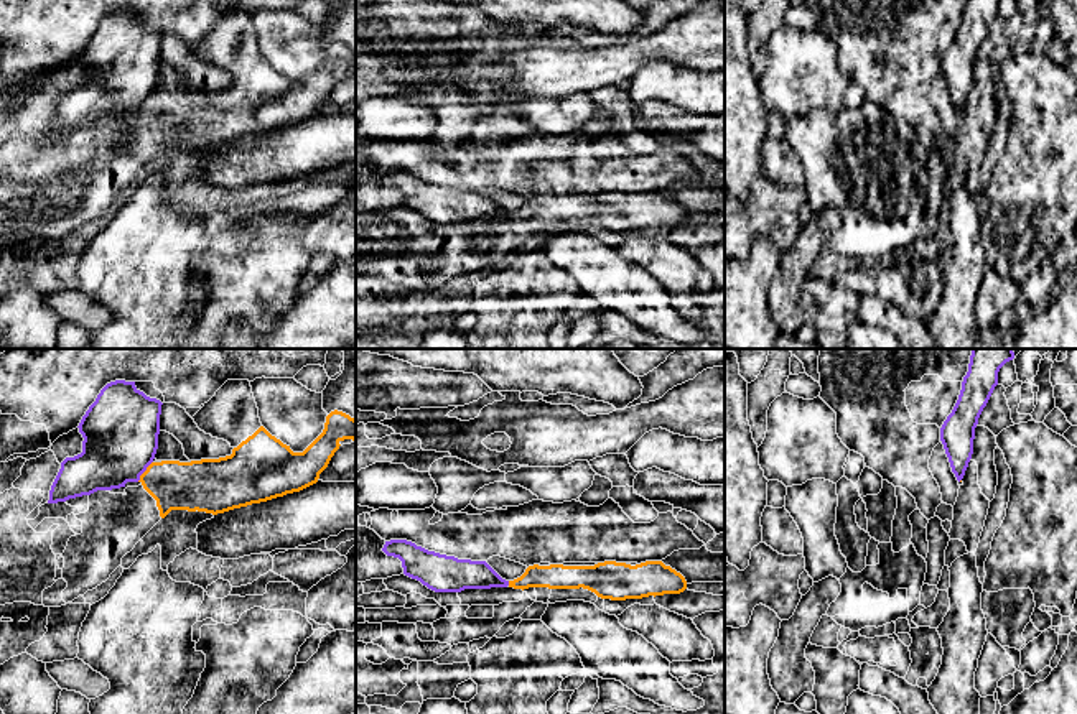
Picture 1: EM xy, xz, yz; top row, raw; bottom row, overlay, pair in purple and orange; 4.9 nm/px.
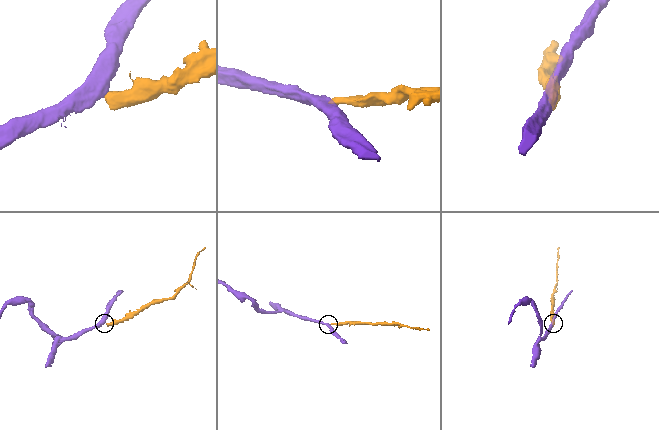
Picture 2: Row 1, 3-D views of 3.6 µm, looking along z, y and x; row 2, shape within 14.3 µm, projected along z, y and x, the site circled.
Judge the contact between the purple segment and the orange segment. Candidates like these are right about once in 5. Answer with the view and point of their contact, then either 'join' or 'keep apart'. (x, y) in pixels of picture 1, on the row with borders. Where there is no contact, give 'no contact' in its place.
xy (145, 469) | keep apart

